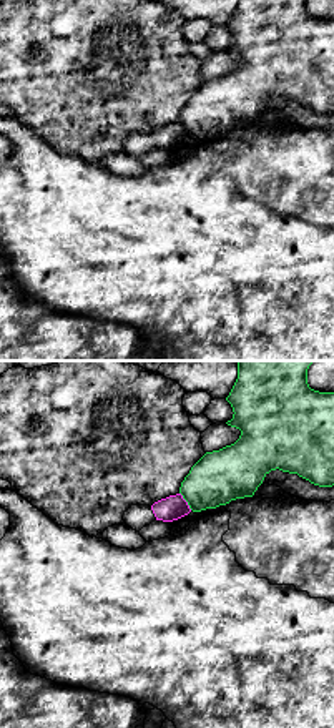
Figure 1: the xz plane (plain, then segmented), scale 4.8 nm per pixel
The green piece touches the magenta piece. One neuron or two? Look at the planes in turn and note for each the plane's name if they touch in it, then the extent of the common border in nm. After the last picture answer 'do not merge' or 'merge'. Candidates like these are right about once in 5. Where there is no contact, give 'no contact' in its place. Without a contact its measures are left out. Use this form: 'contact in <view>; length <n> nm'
contact in xz; length 110 nm

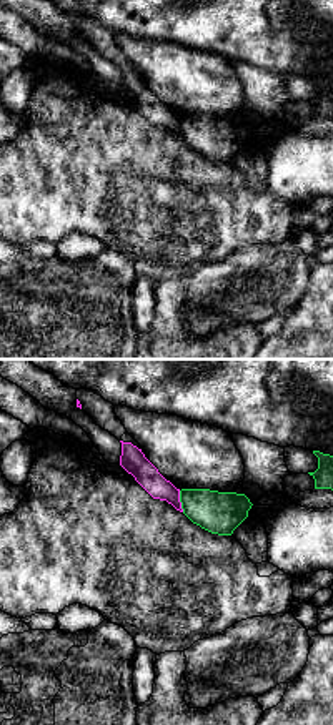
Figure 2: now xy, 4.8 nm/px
contact in xy; length 110 nm

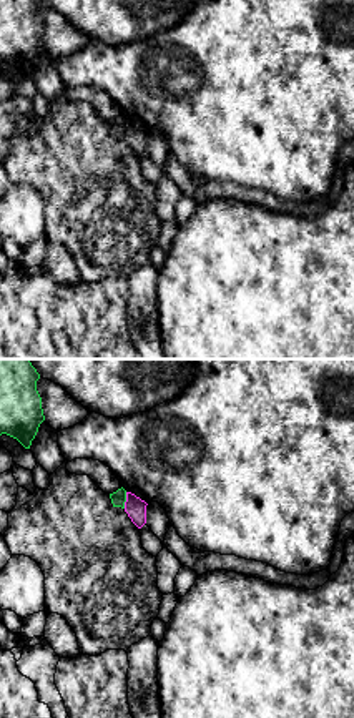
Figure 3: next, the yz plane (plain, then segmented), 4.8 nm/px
contact in yz; length 80 nm

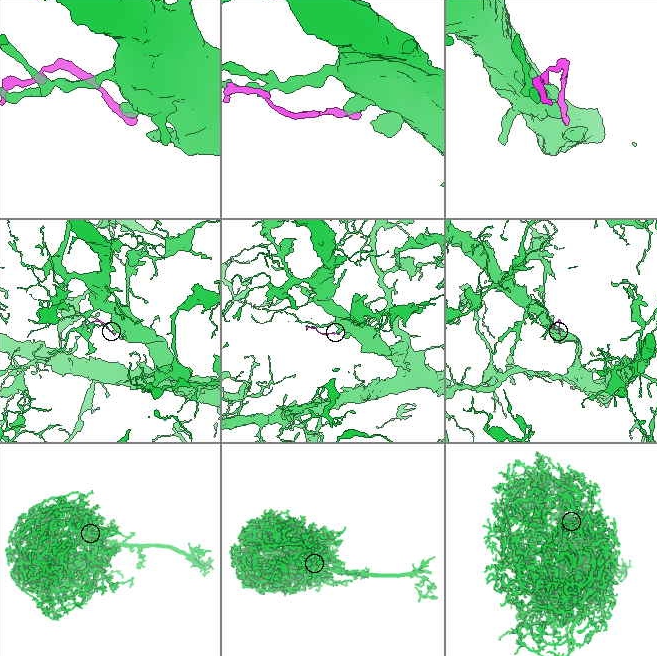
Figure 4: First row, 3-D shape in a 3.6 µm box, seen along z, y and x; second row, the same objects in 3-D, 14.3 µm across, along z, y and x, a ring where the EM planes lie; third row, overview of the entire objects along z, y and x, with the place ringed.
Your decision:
do not merge

